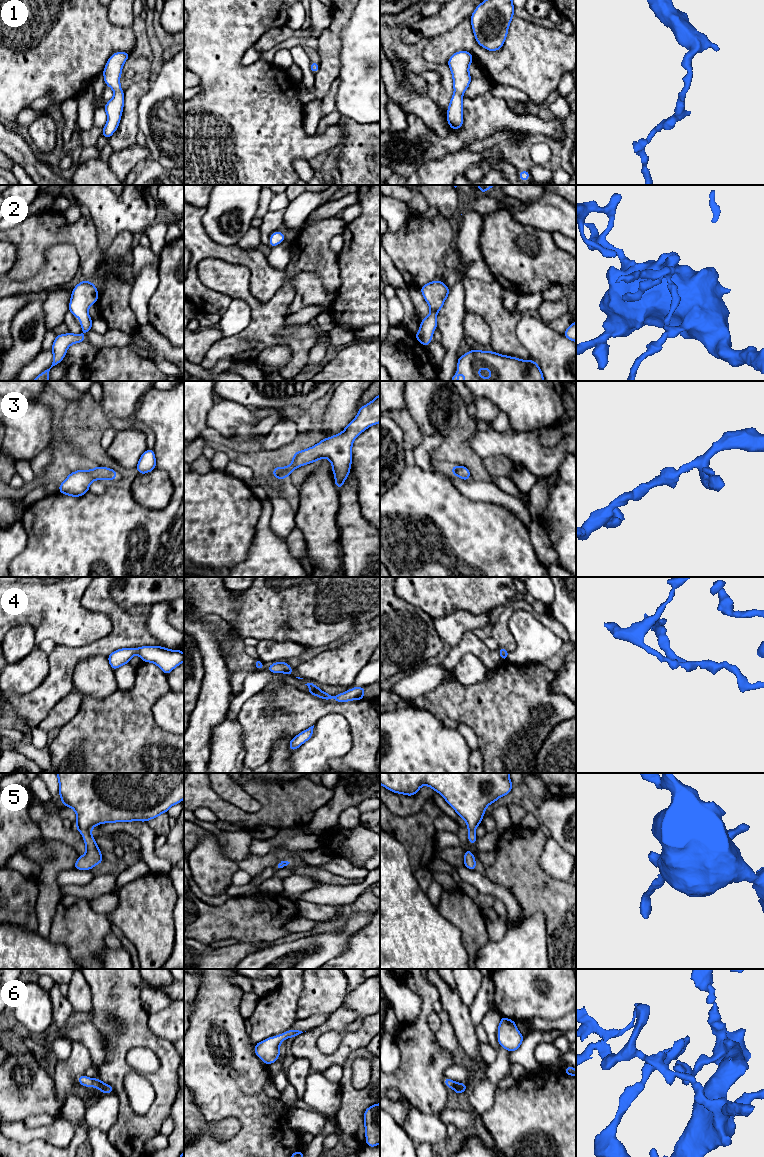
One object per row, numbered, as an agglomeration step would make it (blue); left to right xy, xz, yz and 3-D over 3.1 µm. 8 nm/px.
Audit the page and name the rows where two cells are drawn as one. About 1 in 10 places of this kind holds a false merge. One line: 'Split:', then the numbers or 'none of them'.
Split: none of them

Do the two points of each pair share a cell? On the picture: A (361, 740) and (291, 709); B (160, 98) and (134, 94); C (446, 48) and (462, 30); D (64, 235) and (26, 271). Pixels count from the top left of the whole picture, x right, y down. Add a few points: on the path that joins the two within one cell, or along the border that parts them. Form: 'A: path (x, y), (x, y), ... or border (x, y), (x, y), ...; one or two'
A: path (355, 719), (342, 707), (312, 708); one
B: border (150, 84), (140, 99), (138, 118); two
C: path (450, 44), (460, 34); one
D: path (52, 236), (31, 259); one

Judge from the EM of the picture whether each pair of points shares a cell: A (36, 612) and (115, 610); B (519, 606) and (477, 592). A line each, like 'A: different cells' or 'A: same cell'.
A: different cells
B: different cells

